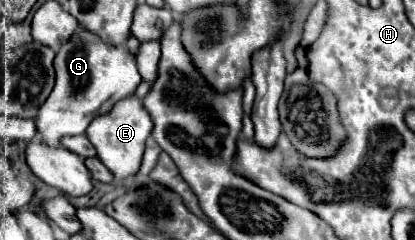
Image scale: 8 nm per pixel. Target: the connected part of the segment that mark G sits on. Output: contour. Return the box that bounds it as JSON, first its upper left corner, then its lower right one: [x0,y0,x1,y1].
[36,27,142,145]

